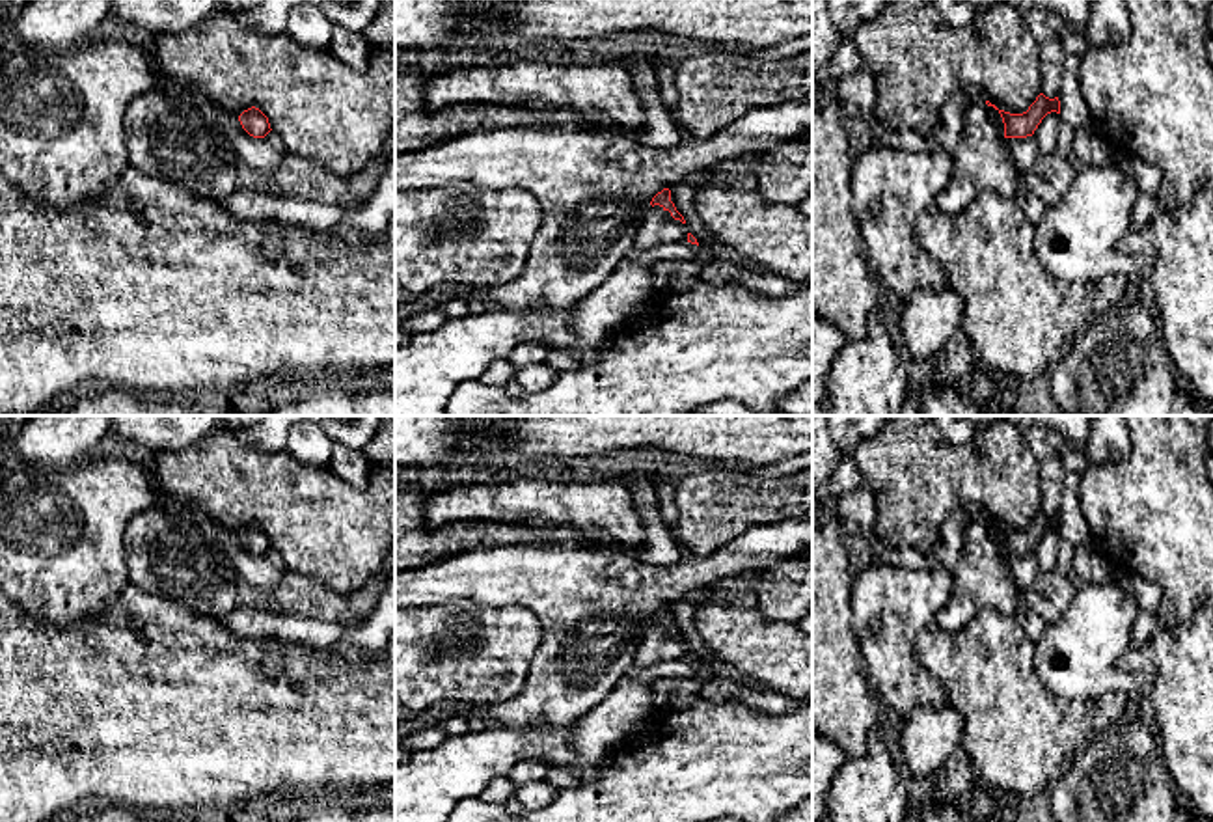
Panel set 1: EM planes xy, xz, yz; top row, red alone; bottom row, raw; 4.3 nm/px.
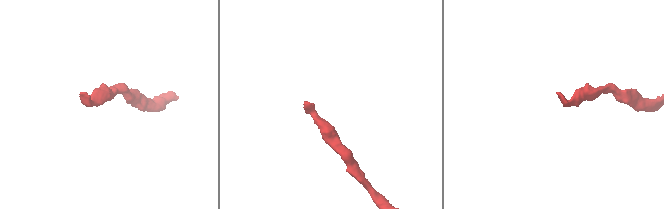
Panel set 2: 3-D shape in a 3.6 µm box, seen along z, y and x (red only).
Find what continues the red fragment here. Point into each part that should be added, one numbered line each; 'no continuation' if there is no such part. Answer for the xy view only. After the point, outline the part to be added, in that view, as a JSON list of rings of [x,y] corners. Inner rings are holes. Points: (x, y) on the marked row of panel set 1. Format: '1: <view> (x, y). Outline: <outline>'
no continuation

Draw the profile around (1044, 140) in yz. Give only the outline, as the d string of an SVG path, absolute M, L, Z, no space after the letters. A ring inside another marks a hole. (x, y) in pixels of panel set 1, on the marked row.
M1051 112L1042 119L1032 136L1004 138L1004 145L1021 179L1040 157L1056 151L1060 125L1062 125L1060 114Z

